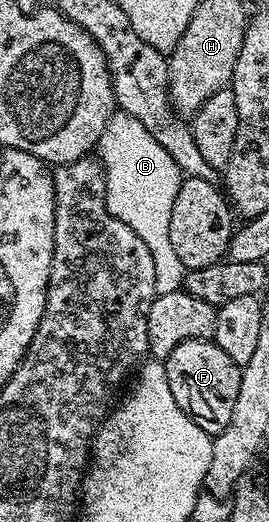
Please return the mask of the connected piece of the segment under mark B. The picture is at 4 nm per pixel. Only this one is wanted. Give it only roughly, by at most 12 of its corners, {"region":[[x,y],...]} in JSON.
{"region":[[116,110],[96,156],[108,210],[140,234],[158,295],[188,270],[168,222],[184,174]]}

